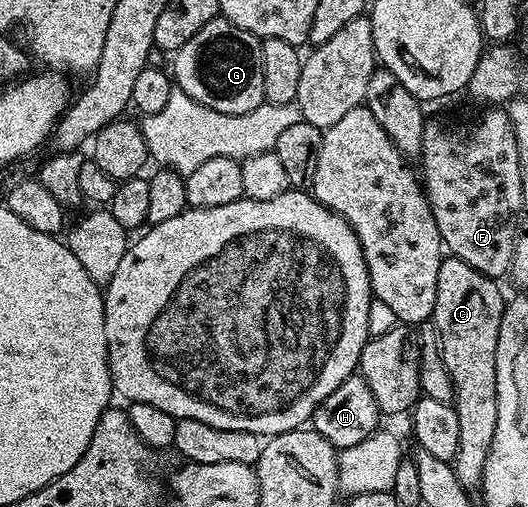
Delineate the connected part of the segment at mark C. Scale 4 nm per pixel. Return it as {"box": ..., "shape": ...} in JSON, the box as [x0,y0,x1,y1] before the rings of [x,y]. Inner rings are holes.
{"box":[432,255,507,490],"shape":[[[449,255],[439,267],[439,279],[435,287],[435,311],[432,315],[433,326],[441,336],[443,363],[451,375],[453,384],[453,410],[459,415],[459,451],[451,463],[455,475],[463,488],[476,490],[483,479],[487,455],[491,451],[491,439],[495,439],[495,419],[499,416],[499,403],[495,391],[495,346],[499,343],[499,323],[507,297],[501,294],[496,280],[471,268],[463,259]]]}

